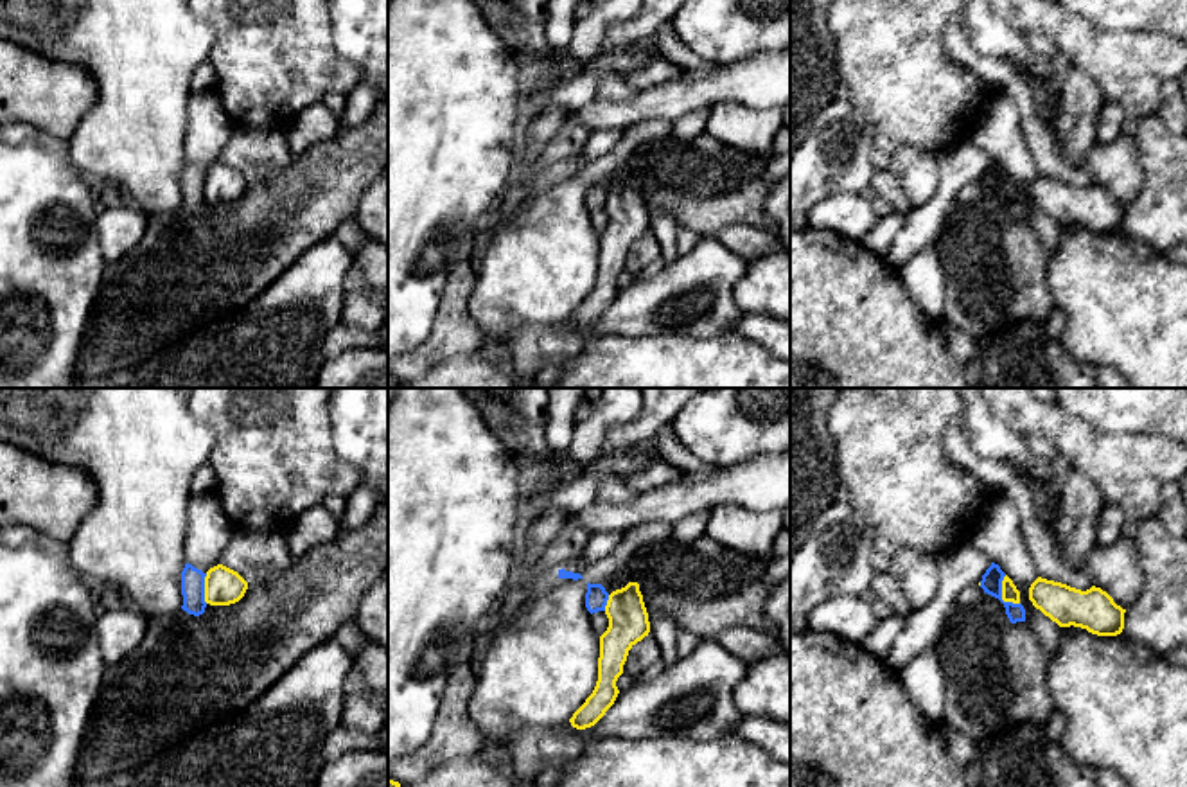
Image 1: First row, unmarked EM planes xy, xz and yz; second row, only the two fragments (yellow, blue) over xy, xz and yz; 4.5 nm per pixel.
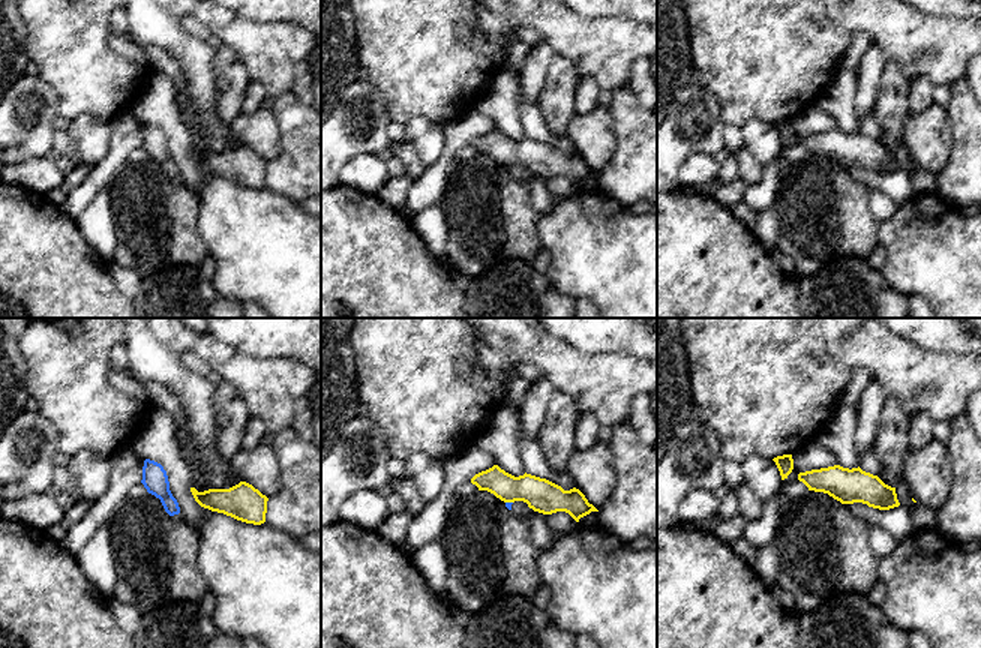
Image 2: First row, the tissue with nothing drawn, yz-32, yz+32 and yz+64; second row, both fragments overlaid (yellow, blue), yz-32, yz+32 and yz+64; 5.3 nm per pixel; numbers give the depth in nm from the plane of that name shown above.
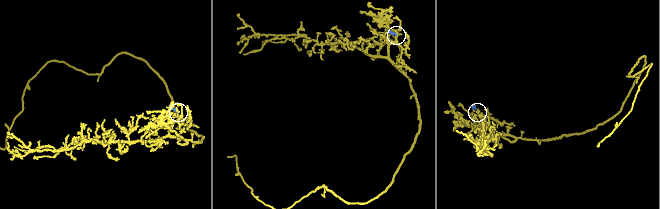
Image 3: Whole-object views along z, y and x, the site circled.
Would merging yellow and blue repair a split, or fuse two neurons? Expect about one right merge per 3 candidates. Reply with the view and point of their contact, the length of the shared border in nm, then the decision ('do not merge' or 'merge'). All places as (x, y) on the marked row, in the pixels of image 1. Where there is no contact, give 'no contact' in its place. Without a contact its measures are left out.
yz (1002, 595) | 150 nm | do not merge

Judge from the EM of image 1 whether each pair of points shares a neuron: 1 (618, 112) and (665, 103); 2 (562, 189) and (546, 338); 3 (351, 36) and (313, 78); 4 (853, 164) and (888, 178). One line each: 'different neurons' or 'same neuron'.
1: same neuron
2: different neurons
3: different neurons
4: different neurons

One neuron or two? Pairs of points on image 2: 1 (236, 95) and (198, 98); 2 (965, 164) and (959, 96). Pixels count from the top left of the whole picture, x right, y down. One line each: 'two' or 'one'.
1: two
2: one

